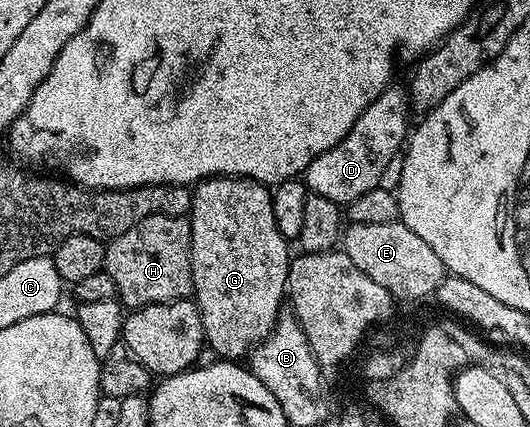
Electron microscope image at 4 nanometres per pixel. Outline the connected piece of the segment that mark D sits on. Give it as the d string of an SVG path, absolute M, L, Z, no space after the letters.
M388 86L366 108L361 118L357 118L353 130L349 130L349 134L345 134L345 138L337 142L337 146L313 158L305 173L305 183L314 195L346 206L361 198L361 194L369 194L369 190L379 187L385 166L389 166L390 160L401 152L409 136L409 96L404 89L402 92L395 87Z

